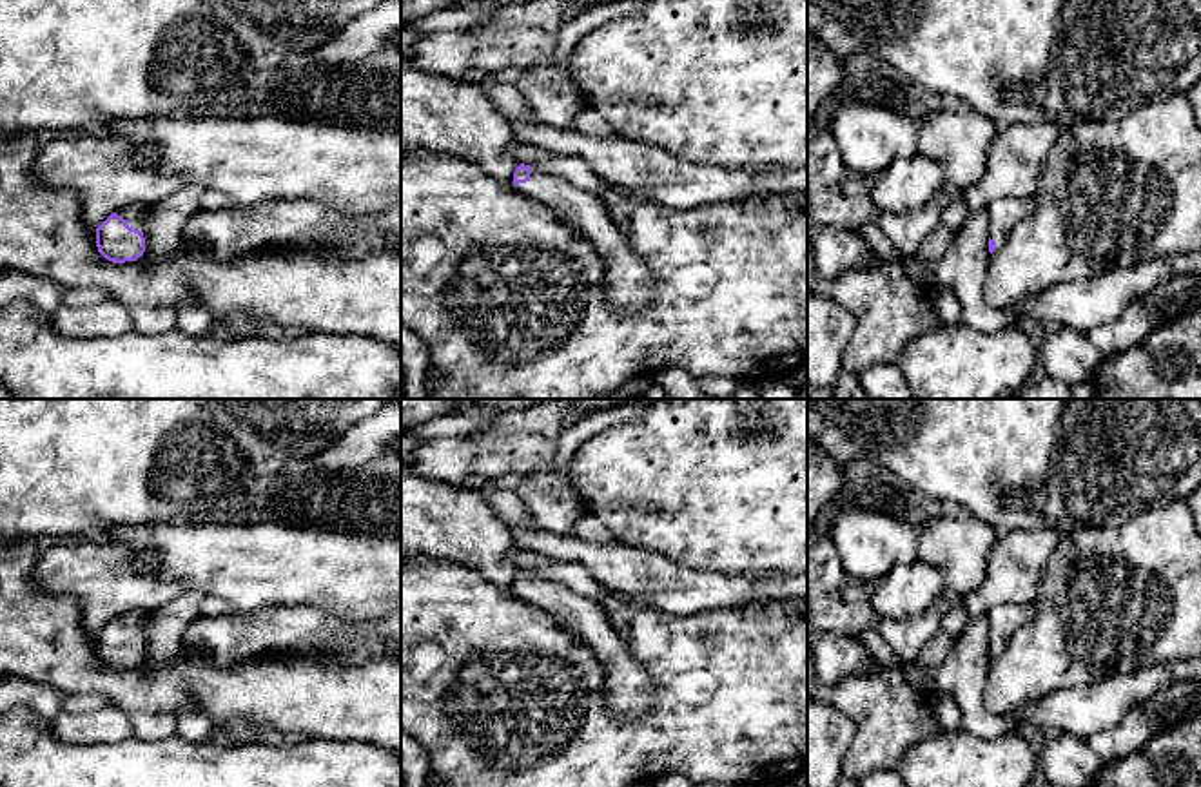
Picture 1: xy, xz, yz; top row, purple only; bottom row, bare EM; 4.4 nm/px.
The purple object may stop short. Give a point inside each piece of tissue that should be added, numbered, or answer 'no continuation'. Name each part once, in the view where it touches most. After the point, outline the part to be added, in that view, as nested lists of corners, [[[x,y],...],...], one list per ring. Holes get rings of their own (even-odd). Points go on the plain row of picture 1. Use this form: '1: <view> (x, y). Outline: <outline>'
1: xy (136, 622). Outline: [[[154,609],[152,611],[129,611],[118,617],[116,620],[122,622],[129,633],[140,636],[143,644],[147,646],[147,627],[154,613],[156,613]]]

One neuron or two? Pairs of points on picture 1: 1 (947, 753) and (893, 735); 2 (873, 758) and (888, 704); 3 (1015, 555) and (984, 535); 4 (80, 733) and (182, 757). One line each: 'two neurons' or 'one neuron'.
1: two neurons
2: one neuron
3: two neurons
4: two neurons

